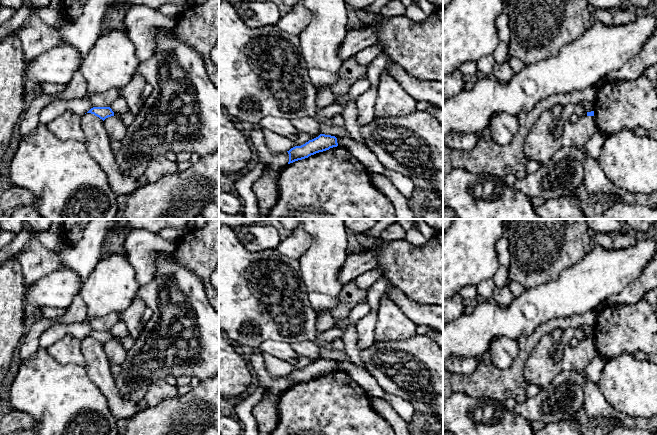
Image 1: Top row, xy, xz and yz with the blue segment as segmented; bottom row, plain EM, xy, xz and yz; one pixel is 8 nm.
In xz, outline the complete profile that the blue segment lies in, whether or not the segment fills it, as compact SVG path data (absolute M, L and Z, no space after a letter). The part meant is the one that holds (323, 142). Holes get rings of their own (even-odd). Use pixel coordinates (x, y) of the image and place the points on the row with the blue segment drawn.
M320 134L318 137L309 140L305 144L301 146L295 146L287 151L289 154L288 164L308 158L311 155L337 146L338 143L335 136Z

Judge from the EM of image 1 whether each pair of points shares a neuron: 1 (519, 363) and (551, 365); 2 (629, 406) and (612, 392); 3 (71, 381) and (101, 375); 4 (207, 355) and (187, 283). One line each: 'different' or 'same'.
1: different
2: same
3: different
4: same

